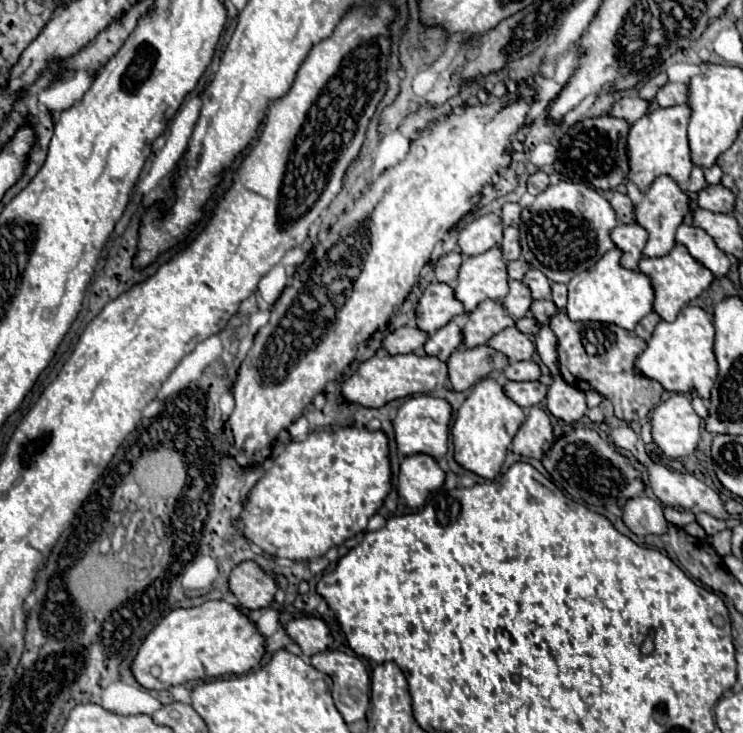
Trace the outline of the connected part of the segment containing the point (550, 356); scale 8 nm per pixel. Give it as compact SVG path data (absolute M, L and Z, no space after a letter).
M540 328L538 334L536 334L536 352L538 354L546 354L546 356L540 356L540 360L550 368L552 374L558 374L558 364L556 364L556 340L554 340L554 334L550 328Z

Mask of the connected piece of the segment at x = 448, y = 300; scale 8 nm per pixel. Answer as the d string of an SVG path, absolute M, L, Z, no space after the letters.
M432 282L424 290L424 294L418 302L416 326L420 330L428 332L428 336L432 336L436 330L446 326L454 316L460 316L460 314L464 314L464 308L454 298L452 288L446 284Z

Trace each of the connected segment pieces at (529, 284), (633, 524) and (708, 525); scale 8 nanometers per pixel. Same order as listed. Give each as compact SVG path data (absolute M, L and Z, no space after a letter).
M528 270L522 284L526 284L526 288L530 288L530 294L532 294L532 300L538 300L538 298L550 298L550 282L548 278L538 272L538 270Z
M634 496L626 500L622 508L622 522L636 536L666 532L666 520L662 514L662 506L658 500L652 500L648 496Z
M698 514L698 516L696 516L696 522L698 522L698 524L706 530L706 534L710 534L710 536L726 528L726 522L724 522L724 520L718 520L718 518L710 516L710 514Z

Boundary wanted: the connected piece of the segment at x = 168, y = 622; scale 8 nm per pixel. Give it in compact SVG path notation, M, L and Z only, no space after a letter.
M208 600L196 608L176 608L164 616L138 648L130 670L146 690L168 690L190 680L244 674L260 662L262 652L264 638L256 632L248 616L234 604Z

